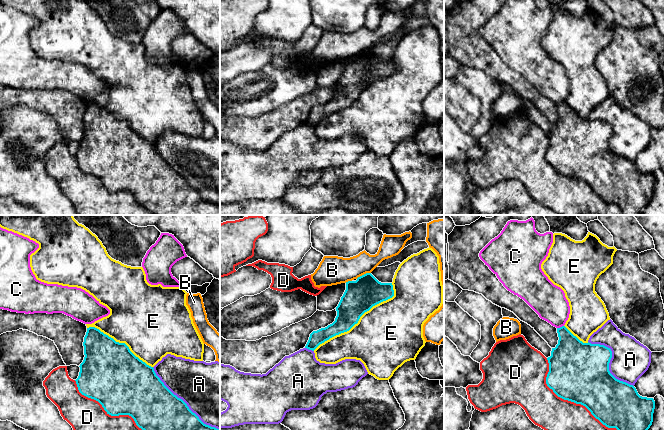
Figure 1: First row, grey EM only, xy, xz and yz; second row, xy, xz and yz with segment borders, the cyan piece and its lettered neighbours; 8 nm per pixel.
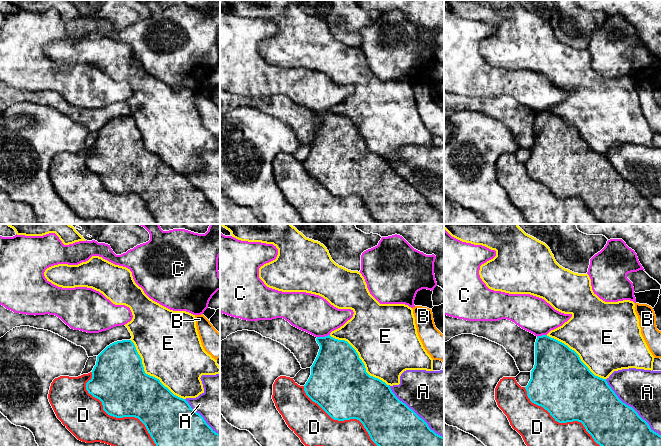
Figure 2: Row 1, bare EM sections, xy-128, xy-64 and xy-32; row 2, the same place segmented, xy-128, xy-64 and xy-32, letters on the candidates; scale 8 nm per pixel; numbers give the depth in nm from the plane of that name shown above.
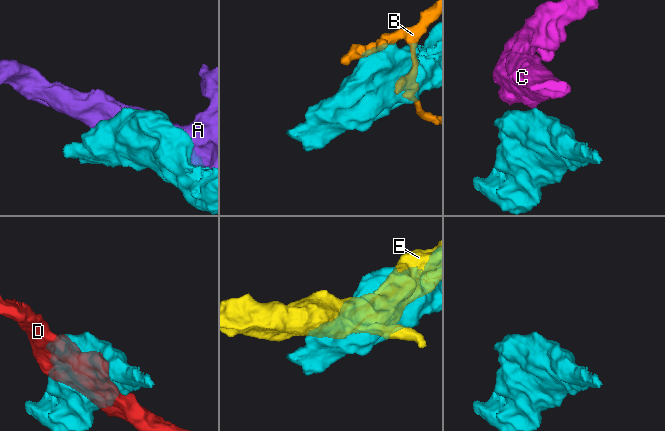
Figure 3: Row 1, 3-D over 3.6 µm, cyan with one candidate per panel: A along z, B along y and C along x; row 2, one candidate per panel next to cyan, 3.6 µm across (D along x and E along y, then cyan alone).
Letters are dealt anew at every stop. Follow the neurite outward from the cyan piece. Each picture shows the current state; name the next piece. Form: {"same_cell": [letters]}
{"same_cell": []}

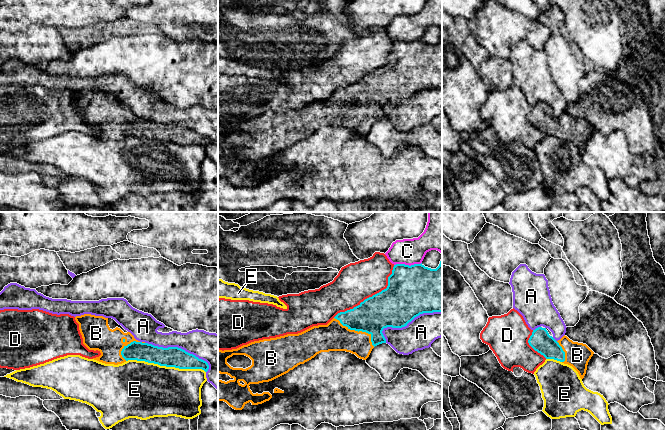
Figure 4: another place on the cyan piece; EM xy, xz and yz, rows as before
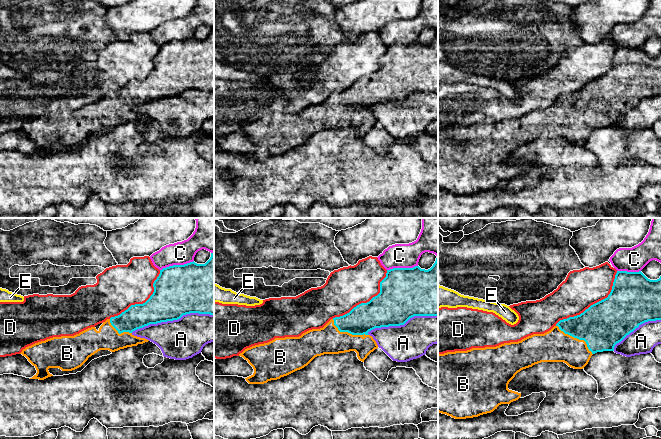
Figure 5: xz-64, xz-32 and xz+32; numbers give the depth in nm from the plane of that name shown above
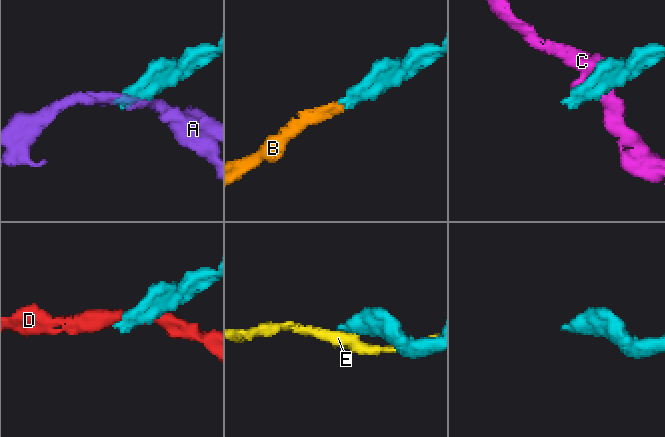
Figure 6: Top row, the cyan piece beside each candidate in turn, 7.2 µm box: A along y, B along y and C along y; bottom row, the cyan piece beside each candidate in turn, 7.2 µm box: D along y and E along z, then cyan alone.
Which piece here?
{"same_cell": ["B"]}

